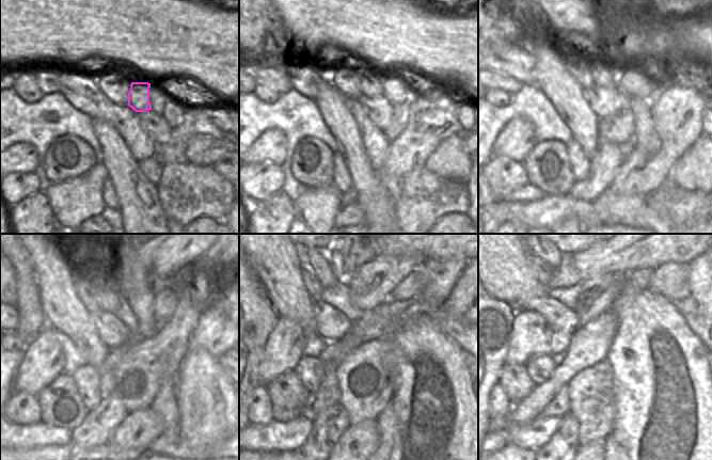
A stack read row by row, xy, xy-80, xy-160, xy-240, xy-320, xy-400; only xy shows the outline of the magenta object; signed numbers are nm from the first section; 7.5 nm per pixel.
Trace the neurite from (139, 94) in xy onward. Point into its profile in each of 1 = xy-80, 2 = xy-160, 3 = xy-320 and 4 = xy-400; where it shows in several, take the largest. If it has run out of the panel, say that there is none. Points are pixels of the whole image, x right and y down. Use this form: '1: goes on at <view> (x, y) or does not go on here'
1: goes on at xy-80 (370, 83)
2: goes on at xy-160 (602, 75)
3: goes on at xy-320 (317, 258)
4: goes on at xy-400 (552, 255)

